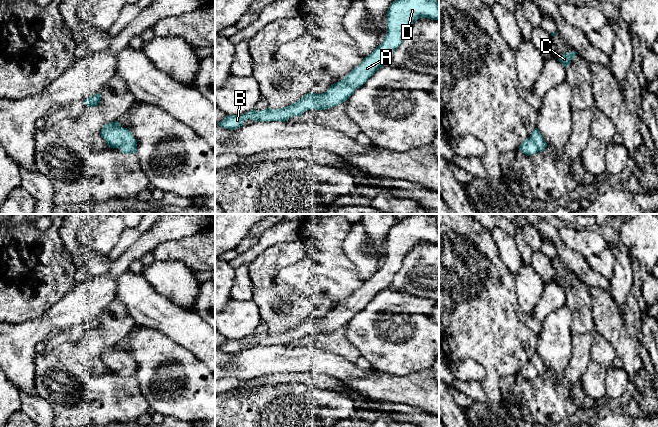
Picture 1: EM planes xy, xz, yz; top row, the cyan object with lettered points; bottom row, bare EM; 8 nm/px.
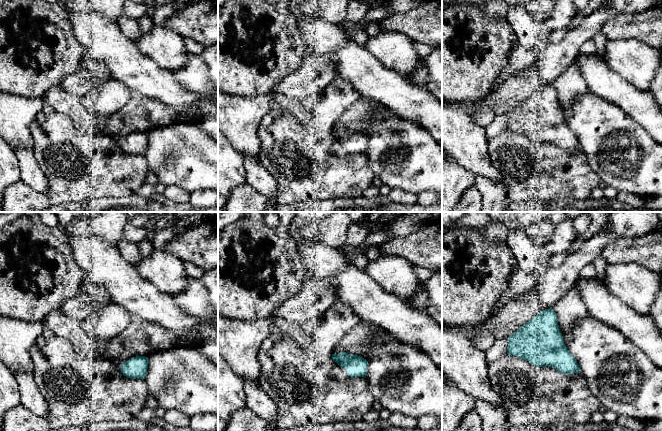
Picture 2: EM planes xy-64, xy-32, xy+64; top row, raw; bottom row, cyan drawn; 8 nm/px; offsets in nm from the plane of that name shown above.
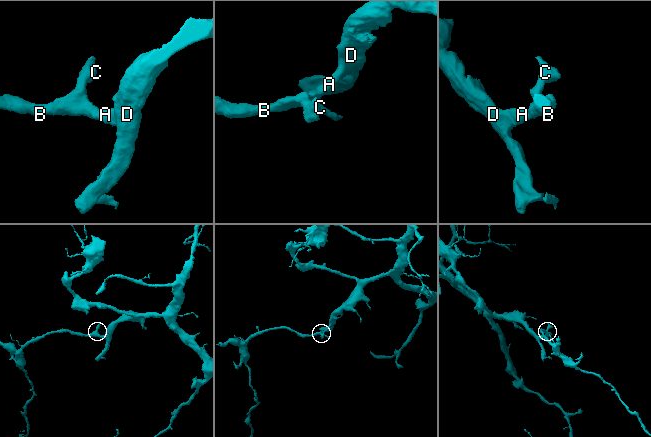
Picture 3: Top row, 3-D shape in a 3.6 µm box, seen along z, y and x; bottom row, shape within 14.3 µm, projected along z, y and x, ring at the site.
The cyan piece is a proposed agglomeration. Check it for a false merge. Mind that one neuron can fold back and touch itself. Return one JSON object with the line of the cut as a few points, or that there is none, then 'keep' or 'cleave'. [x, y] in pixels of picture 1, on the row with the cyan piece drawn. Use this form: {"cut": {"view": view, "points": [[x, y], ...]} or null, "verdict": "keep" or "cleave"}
{"cut": null, "verdict": "keep"}

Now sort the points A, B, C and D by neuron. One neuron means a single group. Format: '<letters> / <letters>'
A B C D

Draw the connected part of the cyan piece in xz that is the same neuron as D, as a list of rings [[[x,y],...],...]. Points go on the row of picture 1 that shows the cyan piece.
[[[394,0],[386,13],[386,35],[382,43],[325,93],[309,93],[280,109],[253,109],[240,115],[226,115],[217,123],[222,128],[234,130],[247,119],[254,122],[285,122],[291,117],[302,115],[306,110],[325,110],[347,101],[355,89],[360,88],[379,68],[390,63],[395,50],[402,43],[405,31],[419,18],[439,20],[437,0]]]

